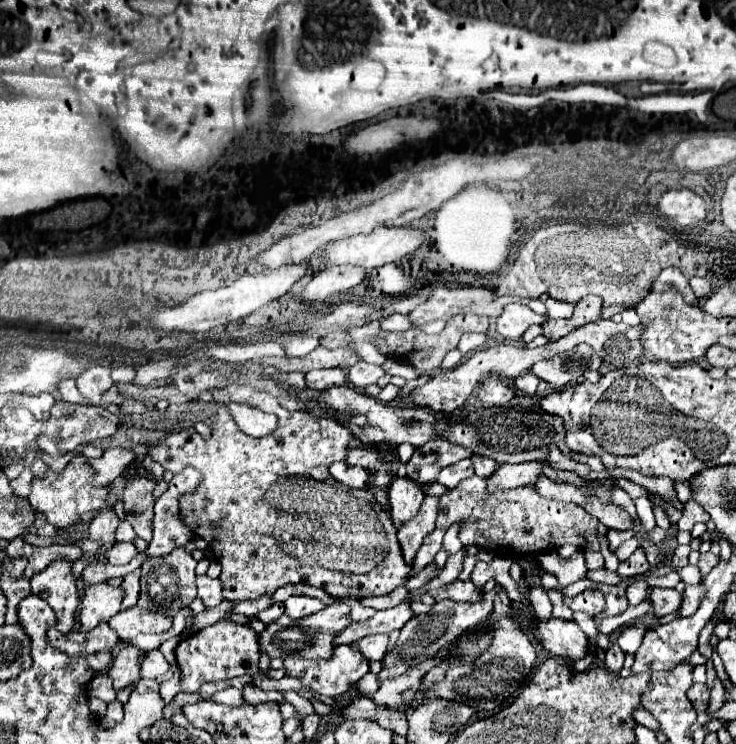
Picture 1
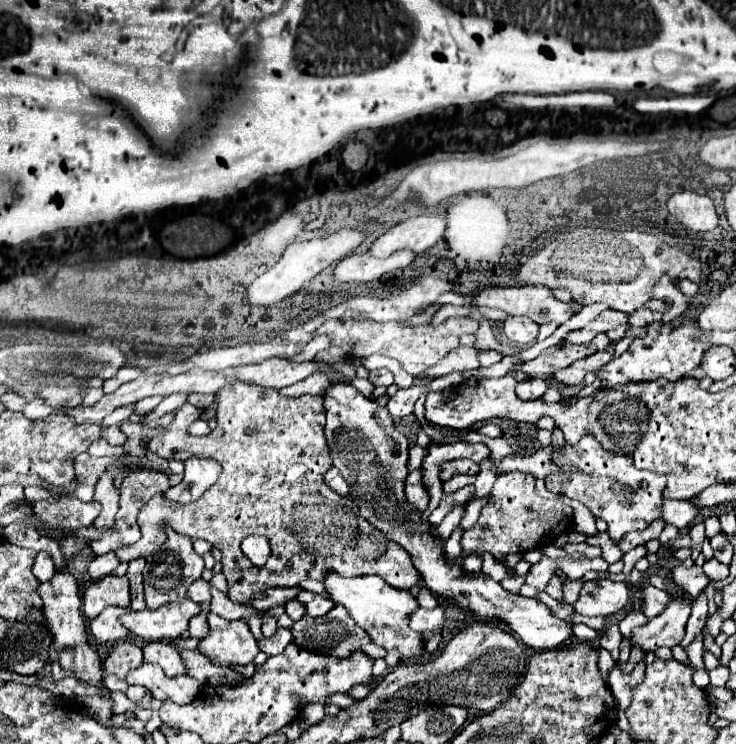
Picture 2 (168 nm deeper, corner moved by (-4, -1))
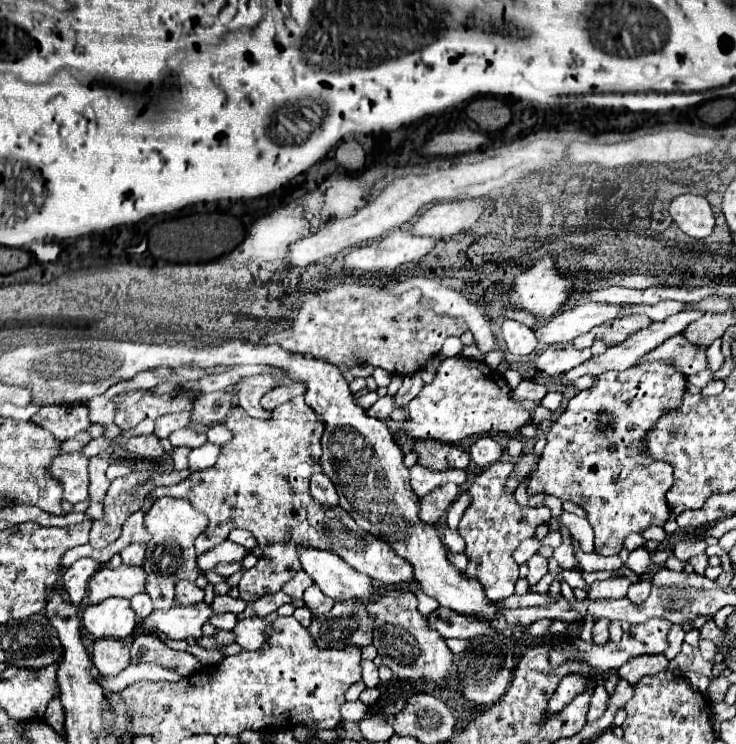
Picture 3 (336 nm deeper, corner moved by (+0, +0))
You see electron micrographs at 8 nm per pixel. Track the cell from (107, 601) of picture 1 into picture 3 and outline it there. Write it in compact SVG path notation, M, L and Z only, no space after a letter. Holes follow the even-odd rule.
M103 566L89 580L87 600L89 600L89 604L97 604L101 600L115 598L115 596L131 600L135 594L139 594L143 590L145 590L143 568L131 568L131 566L107 568L107 566Z

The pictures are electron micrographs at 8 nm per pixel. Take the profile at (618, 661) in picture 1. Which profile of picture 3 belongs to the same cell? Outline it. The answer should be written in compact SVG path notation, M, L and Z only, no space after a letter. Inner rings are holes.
M597 620L593 626L593 642L607 644L609 642L609 620Z

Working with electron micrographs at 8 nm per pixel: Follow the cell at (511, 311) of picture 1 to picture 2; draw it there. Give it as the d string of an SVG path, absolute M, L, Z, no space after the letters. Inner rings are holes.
M509 317L503 325L503 333L507 335L507 339L521 347L533 343L537 339L537 331L539 327L527 317Z

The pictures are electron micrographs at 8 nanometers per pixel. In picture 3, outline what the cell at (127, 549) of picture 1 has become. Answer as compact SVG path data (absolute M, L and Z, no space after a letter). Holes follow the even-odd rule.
M81 558L69 566L61 578L61 586L67 592L71 604L81 604L87 594L87 580L97 572L99 564L93 558Z

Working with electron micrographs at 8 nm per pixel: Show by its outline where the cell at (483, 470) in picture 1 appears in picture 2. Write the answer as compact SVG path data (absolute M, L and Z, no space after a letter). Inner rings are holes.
M663 501L663 511L661 511L661 519L665 519L667 523L685 529L687 525L693 523L695 517L701 515L701 507L697 505L697 501Z

